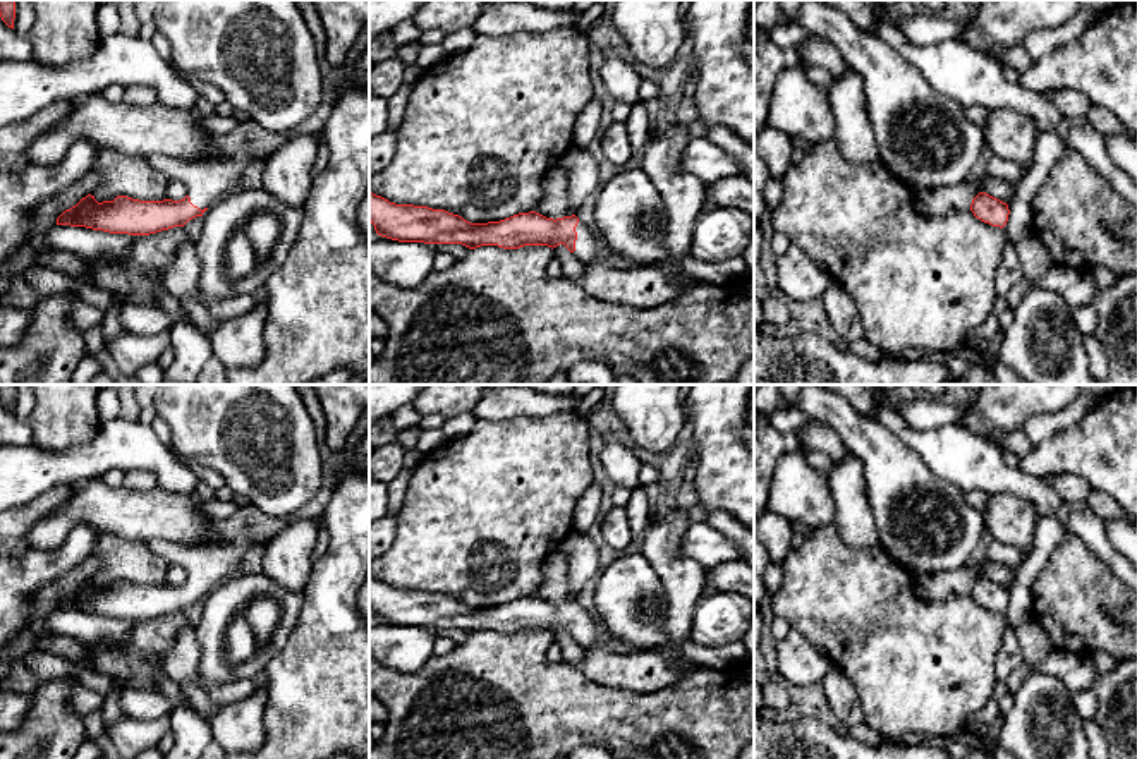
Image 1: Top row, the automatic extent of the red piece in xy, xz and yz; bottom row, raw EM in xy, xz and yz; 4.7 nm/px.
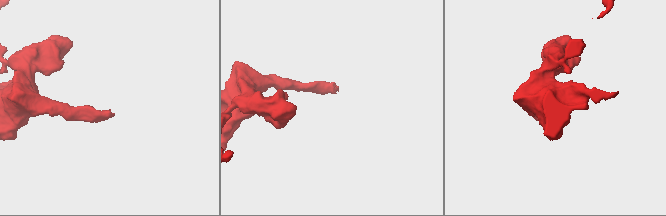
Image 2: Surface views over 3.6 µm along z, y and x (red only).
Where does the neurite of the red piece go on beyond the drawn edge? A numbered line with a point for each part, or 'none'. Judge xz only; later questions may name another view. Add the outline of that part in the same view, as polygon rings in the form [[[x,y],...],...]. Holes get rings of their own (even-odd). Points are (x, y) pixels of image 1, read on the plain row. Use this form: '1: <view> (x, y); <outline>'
1: xz (588, 631); [[[582,606],[577,608],[575,616],[577,616],[577,625],[574,639],[582,649],[587,651],[596,644],[596,641],[601,635],[605,635],[605,628],[596,613]]]

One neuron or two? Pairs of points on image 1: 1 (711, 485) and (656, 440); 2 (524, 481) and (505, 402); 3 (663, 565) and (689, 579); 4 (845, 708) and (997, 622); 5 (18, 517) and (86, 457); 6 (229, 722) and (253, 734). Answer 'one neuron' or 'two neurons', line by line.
1: two neurons
2: two neurons
3: one neuron
4: two neurons
5: two neurons
6: one neuron

